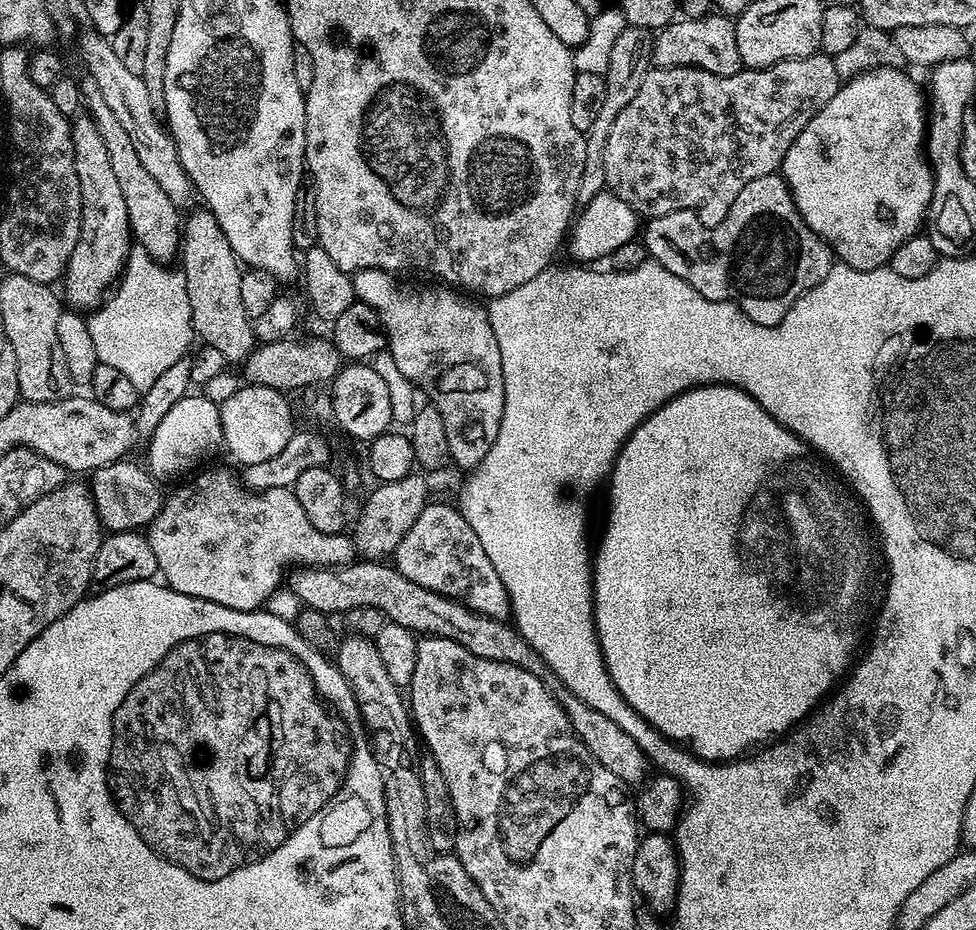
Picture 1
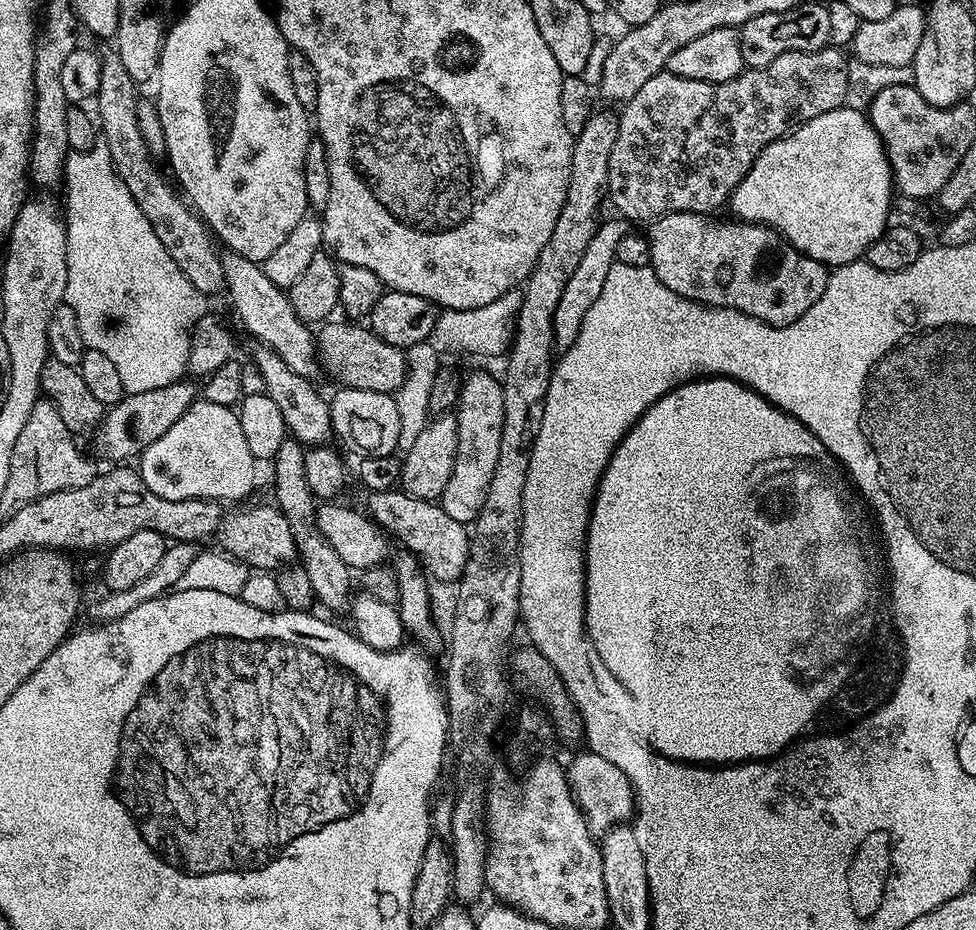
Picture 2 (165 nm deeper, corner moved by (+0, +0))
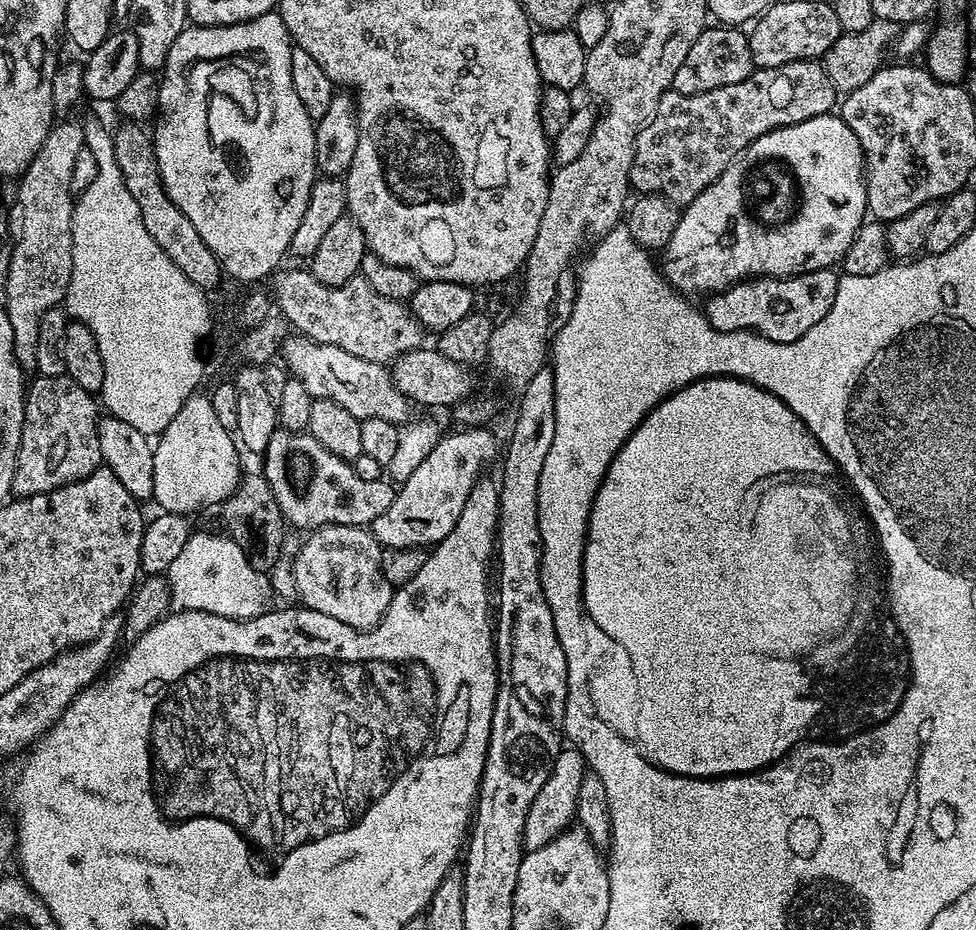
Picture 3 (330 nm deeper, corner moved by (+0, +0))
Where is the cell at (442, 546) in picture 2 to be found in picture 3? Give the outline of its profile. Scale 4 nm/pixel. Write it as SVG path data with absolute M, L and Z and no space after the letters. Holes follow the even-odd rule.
M277 427L262 460L262 474L274 490L274 498L291 527L293 524L296 528L315 530L326 524L368 526L372 517L387 510L396 497L396 488L387 479L366 482L366 478L358 478L349 461L330 454L330 450L307 430L291 432L288 428Z

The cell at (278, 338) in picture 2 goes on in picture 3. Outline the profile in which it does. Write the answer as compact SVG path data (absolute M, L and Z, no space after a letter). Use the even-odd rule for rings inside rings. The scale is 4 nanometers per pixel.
M299 334L284 337L282 363L295 380L310 390L313 400L338 402L338 406L350 410L350 414L361 422L385 419L400 426L409 419L410 401L399 392L391 371L385 365L366 362L366 358L357 358L354 354L346 354L346 350L338 350L338 346L319 344Z

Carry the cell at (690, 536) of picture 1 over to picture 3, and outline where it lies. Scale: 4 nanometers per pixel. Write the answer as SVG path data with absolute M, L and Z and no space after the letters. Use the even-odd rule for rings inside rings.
M713 376L707 380L696 380L677 392L667 396L649 412L646 419L637 426L634 434L618 450L618 454L610 462L604 480L600 484L598 494L592 503L588 519L588 536L584 540L584 610L587 619L595 627L608 631L615 641L628 648L632 659L636 660L636 676L640 676L640 686L646 688L646 706L642 706L640 716L640 740L644 740L644 752L652 756L652 764L673 772L675 776L738 776L745 772L758 772L761 768L776 763L784 753L795 748L797 744L809 738L847 738L868 728L876 728L886 722L898 710L904 700L910 679L908 650L904 647L904 637L896 628L896 622L885 610L886 592L882 587L882 568L876 565L878 552L874 547L874 532L866 519L865 513L852 505L853 497L848 497L849 489L842 479L842 473L836 463L828 456L828 451L816 441L814 434L797 418L791 410L774 394L762 390L757 384L749 384L747 380L737 380L731 376Z

